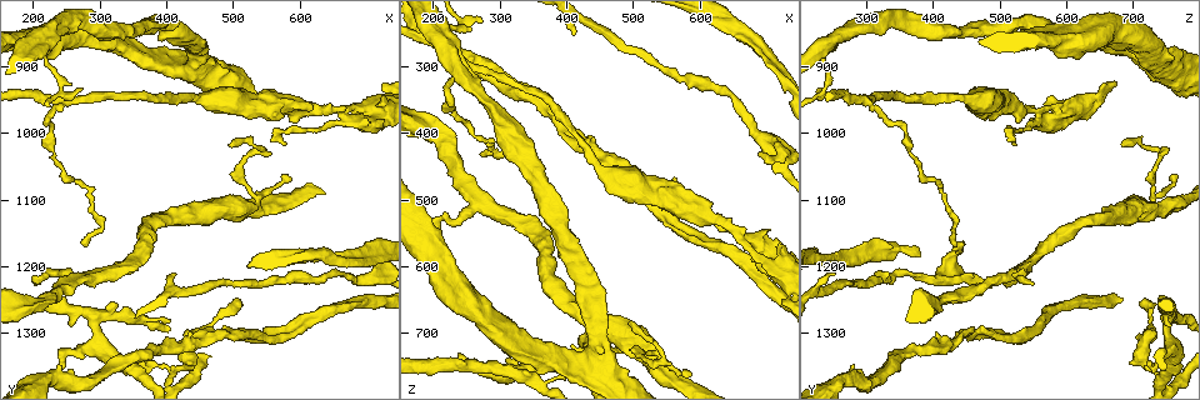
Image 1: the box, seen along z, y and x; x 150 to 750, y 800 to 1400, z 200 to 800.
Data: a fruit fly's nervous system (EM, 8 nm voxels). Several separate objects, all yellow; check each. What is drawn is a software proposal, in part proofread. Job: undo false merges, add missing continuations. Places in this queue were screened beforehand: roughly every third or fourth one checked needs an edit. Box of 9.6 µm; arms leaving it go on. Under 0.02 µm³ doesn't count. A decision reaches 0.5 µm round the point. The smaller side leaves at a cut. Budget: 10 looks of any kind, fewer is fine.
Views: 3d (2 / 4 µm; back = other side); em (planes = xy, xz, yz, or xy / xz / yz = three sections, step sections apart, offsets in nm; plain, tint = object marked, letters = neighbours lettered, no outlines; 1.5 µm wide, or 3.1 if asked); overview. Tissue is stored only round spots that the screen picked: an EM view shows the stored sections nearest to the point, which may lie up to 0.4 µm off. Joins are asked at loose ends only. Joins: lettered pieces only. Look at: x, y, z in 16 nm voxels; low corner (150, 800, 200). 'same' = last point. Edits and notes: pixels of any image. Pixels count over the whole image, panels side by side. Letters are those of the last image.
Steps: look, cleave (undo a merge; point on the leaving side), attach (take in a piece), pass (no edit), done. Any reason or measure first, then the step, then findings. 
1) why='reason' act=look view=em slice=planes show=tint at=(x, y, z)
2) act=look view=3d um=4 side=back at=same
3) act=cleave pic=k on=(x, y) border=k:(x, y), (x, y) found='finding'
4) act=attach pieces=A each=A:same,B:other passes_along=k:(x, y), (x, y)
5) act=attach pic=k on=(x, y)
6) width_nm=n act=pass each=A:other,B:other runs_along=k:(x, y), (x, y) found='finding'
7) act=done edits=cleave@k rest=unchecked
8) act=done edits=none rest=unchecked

why='an open end' act=look view=3d um=4 at=(415, 875, 770)

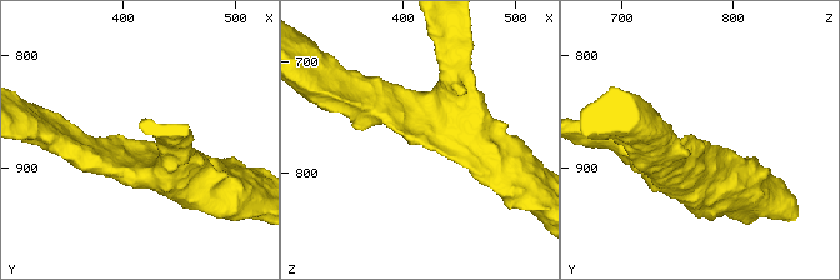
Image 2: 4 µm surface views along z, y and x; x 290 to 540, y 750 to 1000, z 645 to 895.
why='now the EM' act=look view=em slice=planes show=letters at=(414, 876, 772)

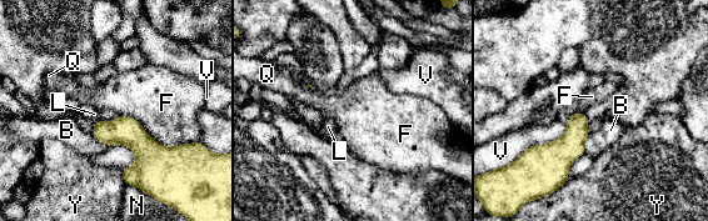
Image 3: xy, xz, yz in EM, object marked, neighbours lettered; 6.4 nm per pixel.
act=pass each=B:other,F:other,L:other,N:other,Q:other,V:other,Y:other border=3:(119, 115), (163, 145), (198, 142) found='none of them fits'

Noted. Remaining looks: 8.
why='end of a long branch' act=look view=em slice=planes show=letters at=(280, 1170, 435)

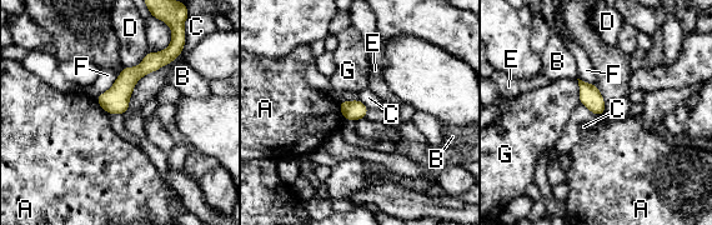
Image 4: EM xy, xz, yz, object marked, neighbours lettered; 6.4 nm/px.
act=pass each=A:other,B:other,C:other,D:other,E:other,F:other,G:other runs_along=4:(165, 56), (100, 100) found='none of them fits'

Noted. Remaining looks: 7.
why='calibre changes' act=look view=3d um=2 side=back at=(205, 1260, 400)

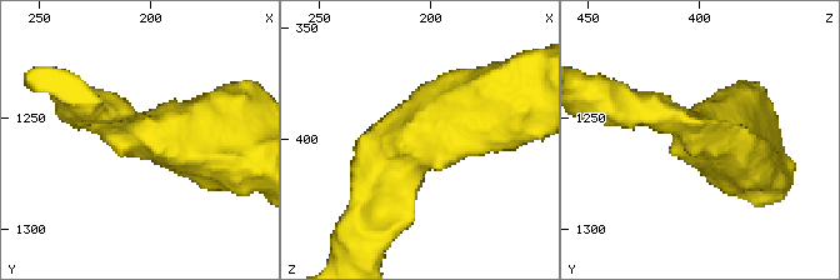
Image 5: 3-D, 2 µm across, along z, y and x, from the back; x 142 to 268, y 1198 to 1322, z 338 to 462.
act=look view=em slice=planes show=tint at=(205, 1259, 400)

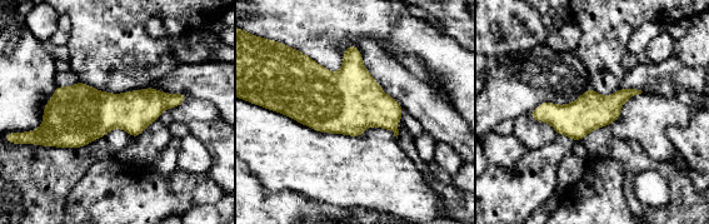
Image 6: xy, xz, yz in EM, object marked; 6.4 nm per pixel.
why='see the neighbours' act=look view=em slice=planes show=letters at=same

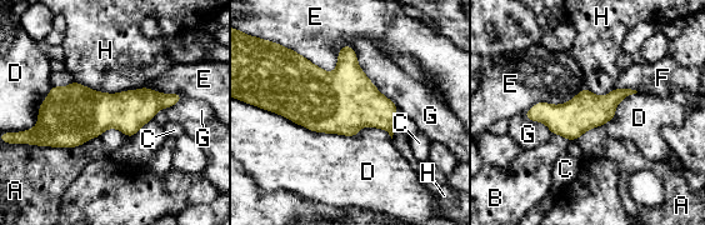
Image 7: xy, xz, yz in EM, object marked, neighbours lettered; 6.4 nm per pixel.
longest_contact=D:850nm act=pass each=A:other,B:other,C:other,D:other,E:other,F:other,G:other,H:other found='one cell here'

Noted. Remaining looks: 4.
why='free end' act=look view=em slice=yz step=8 show=tint at=(405, 1205, 255)

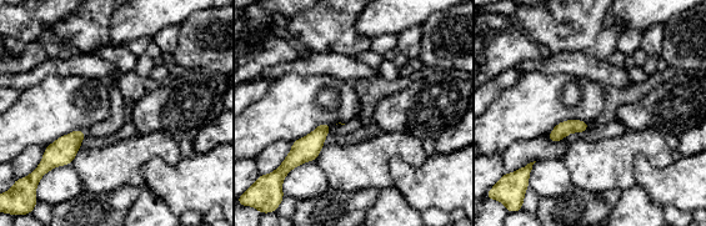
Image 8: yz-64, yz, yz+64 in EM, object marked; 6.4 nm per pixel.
why='cut it another way' act=look view=em slice=planes show=letters at=same

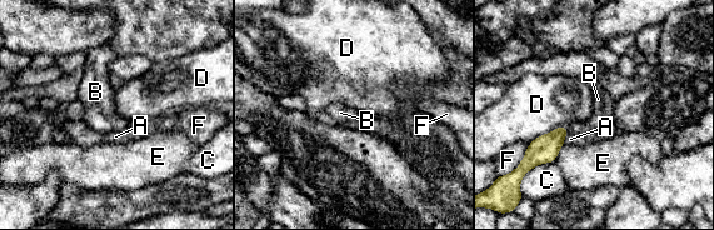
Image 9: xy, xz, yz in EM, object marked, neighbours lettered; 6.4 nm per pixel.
act=attach pieces=B each=A:other,B:same,C:other,D:other,E:other,F:other passes_along=9:(544, 149), (567, 130), (595, 121) found='the cell continues'

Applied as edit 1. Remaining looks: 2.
act=done edits=attach@9 rest=unchecked

